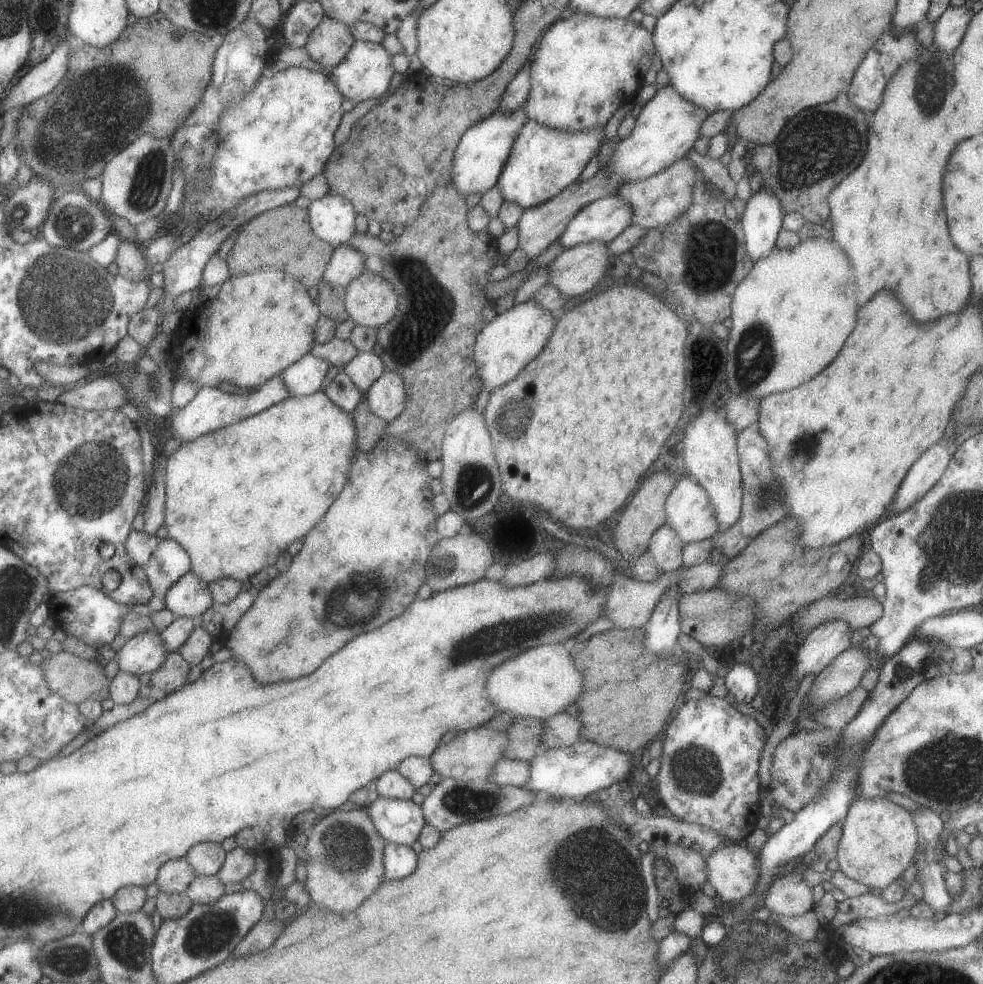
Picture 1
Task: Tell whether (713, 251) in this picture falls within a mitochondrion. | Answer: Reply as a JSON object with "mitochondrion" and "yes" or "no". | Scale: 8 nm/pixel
{"mitochondrion":"yes"}

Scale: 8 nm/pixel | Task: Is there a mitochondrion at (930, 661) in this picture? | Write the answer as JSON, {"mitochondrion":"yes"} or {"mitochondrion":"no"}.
{"mitochondrion":"yes"}

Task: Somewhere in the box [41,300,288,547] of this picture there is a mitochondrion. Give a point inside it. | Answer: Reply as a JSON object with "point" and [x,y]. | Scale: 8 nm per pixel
{"point":[89,479]}

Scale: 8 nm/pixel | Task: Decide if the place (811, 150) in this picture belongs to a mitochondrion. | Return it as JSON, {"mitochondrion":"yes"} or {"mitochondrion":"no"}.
{"mitochondrion":"yes"}

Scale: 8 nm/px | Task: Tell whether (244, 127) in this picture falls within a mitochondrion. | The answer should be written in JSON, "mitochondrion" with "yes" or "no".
{"mitochondrion":"yes"}

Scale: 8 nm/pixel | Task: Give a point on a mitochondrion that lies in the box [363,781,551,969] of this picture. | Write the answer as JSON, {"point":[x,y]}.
{"point":[465,803]}

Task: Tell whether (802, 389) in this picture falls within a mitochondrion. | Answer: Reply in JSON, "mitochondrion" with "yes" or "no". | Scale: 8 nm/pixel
{"mitochondrion":"no"}

